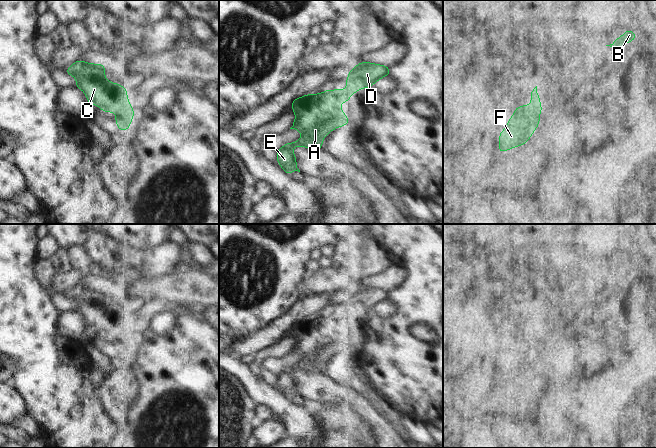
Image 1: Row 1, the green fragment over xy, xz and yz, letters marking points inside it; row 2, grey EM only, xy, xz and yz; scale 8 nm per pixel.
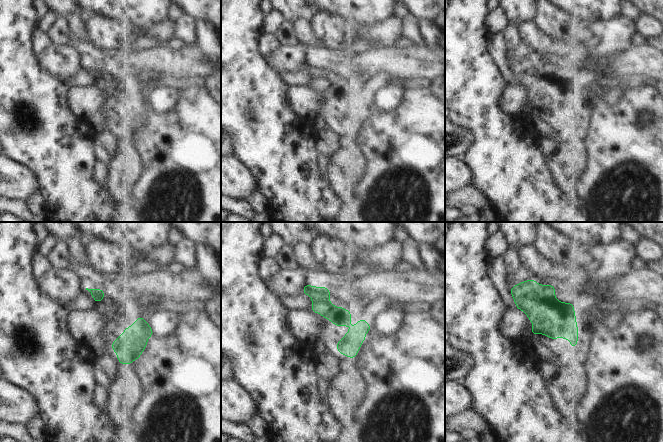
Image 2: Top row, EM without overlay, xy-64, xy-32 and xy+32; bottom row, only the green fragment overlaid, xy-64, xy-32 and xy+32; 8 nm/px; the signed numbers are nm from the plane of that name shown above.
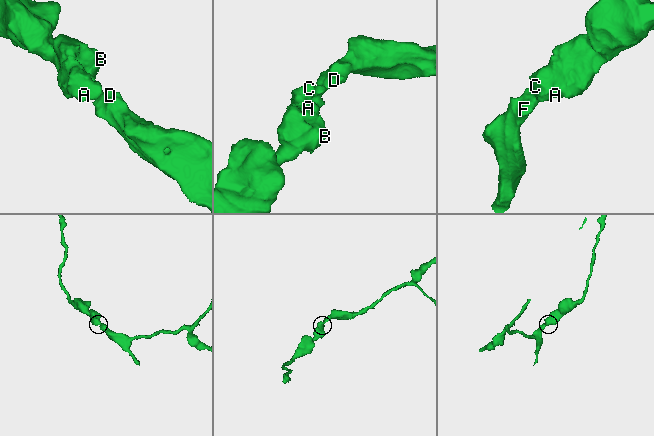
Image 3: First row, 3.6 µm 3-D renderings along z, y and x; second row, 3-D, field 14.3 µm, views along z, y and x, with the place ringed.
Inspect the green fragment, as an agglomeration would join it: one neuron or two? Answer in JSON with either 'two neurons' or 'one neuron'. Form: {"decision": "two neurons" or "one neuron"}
{"decision": "one neuron"}

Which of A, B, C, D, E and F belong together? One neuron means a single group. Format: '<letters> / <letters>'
A B C D E F

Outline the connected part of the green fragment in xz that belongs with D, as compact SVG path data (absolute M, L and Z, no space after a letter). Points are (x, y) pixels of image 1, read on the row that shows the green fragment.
M369 62L358 63L348 74L346 89L326 90L320 94L296 98L291 103L296 118L290 129L300 131L302 137L293 143L284 144L277 152L277 162L284 172L300 172L293 153L294 147L322 149L323 139L329 132L349 123L340 105L348 101L353 93L374 85L389 74L390 68L387 66Z

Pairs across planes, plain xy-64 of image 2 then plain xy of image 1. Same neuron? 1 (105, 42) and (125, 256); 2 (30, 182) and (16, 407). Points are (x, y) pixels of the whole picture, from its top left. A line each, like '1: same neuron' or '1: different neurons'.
1: different neurons
2: same neuron

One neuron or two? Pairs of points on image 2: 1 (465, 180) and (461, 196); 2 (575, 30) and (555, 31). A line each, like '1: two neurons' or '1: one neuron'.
1: two neurons
2: two neurons

